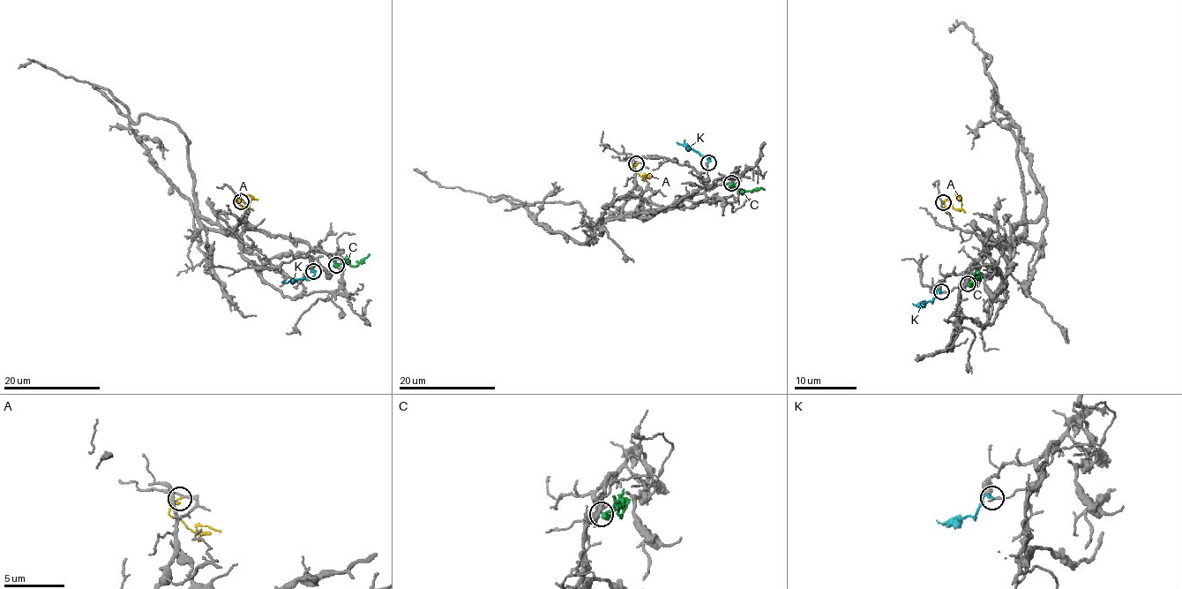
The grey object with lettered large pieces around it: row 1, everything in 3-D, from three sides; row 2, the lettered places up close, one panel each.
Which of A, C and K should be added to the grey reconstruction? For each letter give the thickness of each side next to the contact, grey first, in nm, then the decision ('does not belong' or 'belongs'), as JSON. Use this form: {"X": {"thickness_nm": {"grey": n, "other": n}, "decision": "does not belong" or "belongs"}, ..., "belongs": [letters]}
{"A": {"thickness_nm": {"grey": 170, "other": 140}, "decision": "does not belong"}, "C": {"thickness_nm": {"grey": 280, "other": 340}, "decision": "does not belong"}, "K": {"thickness_nm": {"grey": 200, "other": 160}, "decision": "does not belong"}, "belongs": []}

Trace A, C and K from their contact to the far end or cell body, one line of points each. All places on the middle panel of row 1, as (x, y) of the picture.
A: (637, 163), (632, 169), (647, 177), (643, 173)
C: (731, 183), (744, 192), (764, 189)
K: (708, 162), (709, 158), (677, 142)

